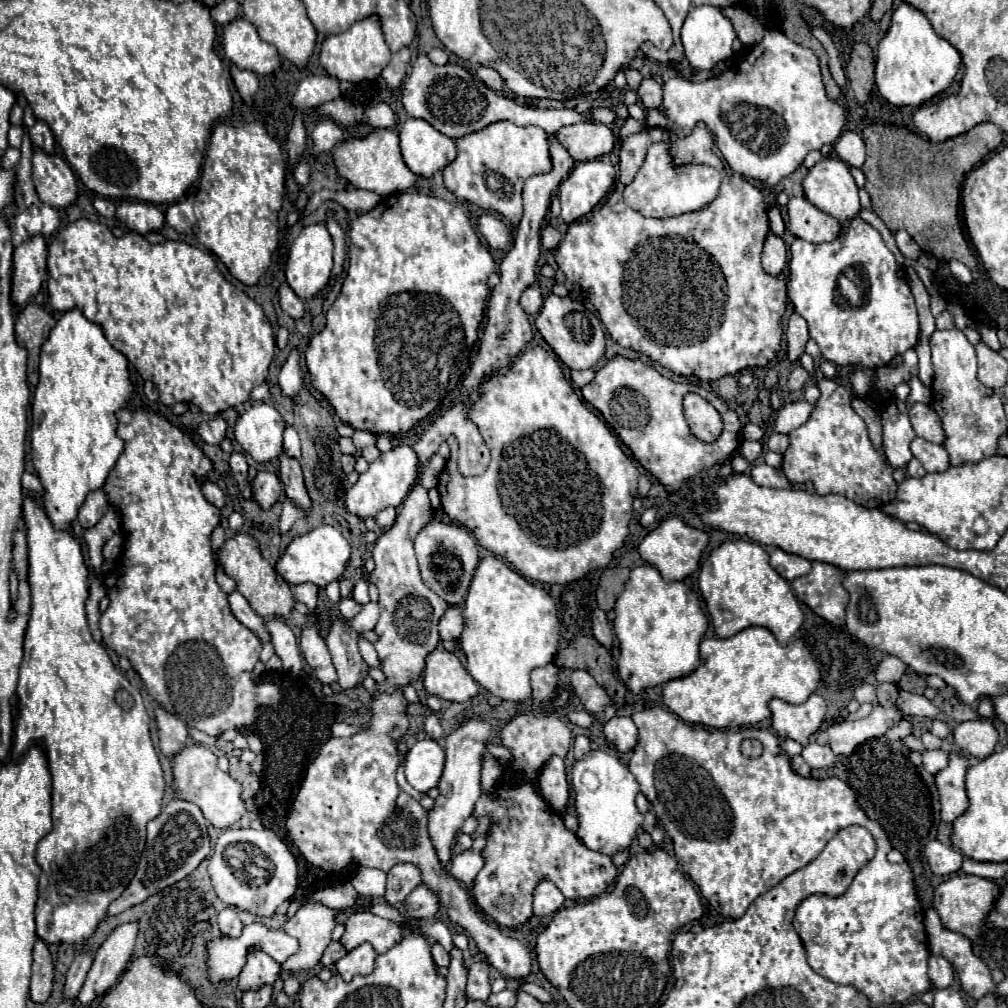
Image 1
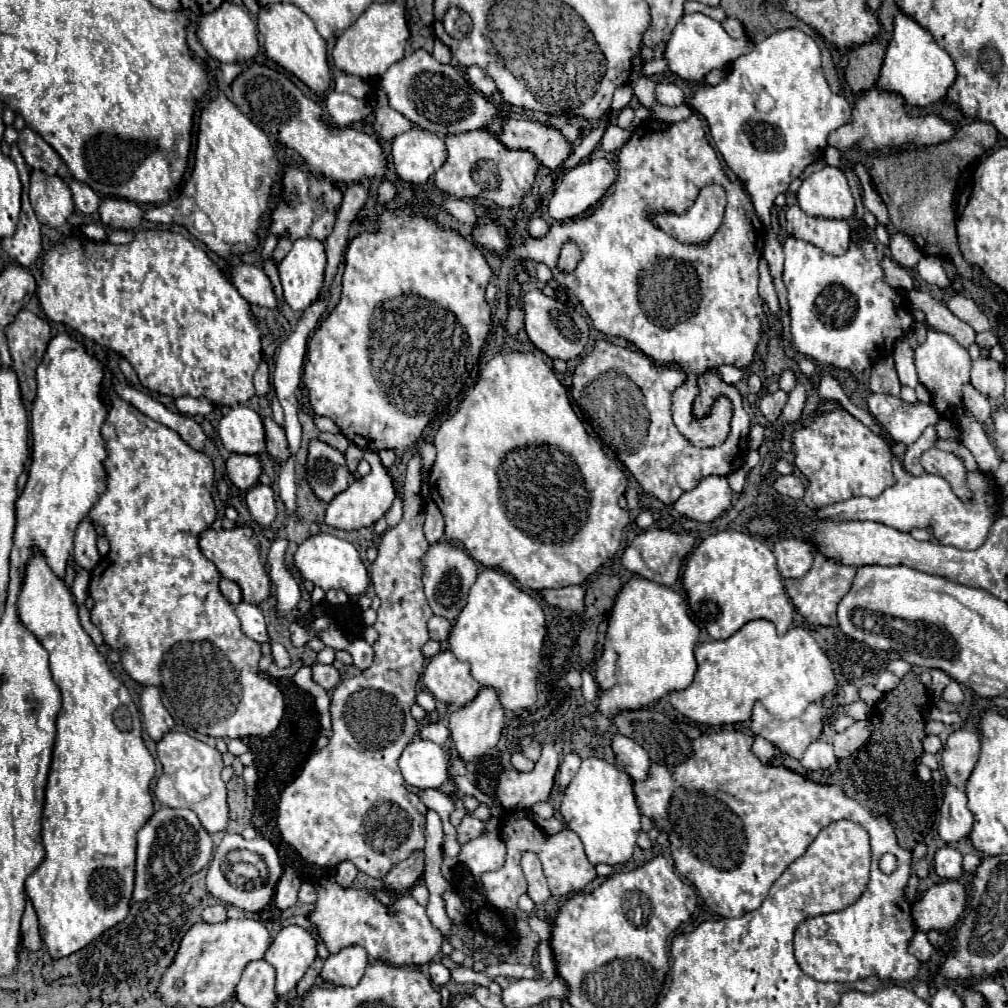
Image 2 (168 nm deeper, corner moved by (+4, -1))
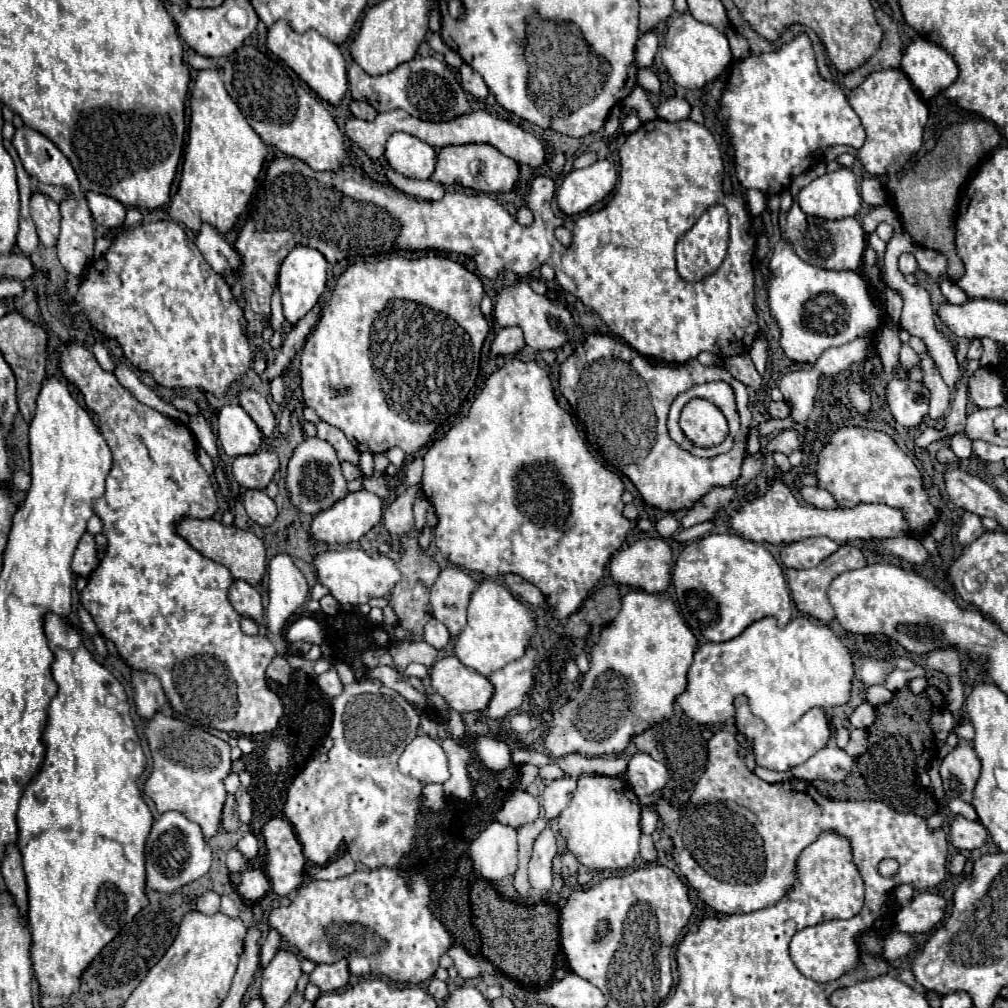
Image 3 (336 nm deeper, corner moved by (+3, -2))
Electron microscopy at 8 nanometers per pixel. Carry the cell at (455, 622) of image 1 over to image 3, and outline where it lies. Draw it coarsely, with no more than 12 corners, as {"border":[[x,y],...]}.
{"border":[[435,618],[425,624],[423,640],[443,648],[451,636]]}

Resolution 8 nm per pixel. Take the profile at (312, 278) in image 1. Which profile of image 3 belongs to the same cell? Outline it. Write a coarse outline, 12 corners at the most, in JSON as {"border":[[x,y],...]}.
{"border":[[293,248],[279,270],[283,316],[295,326],[327,290],[329,262]]}

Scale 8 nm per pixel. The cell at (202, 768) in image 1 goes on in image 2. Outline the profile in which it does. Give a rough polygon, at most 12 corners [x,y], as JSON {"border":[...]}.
{"border":[[186,733],[158,741],[158,801],[208,833],[230,823],[220,751]]}

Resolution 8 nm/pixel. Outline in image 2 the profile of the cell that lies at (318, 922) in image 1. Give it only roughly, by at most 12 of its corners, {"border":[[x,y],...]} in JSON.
{"border":[[282,927],[264,959],[286,997],[316,959],[316,935]]}

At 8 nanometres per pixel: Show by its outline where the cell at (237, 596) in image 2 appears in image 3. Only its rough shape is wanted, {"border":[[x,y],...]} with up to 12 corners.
{"border":[[245,580],[229,588],[229,602],[265,634],[259,592]]}

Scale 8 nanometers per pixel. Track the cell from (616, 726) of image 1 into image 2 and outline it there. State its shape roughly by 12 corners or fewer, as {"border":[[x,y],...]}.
{"border":[[626,735],[612,737],[616,761],[632,779],[648,777],[650,757]]}

